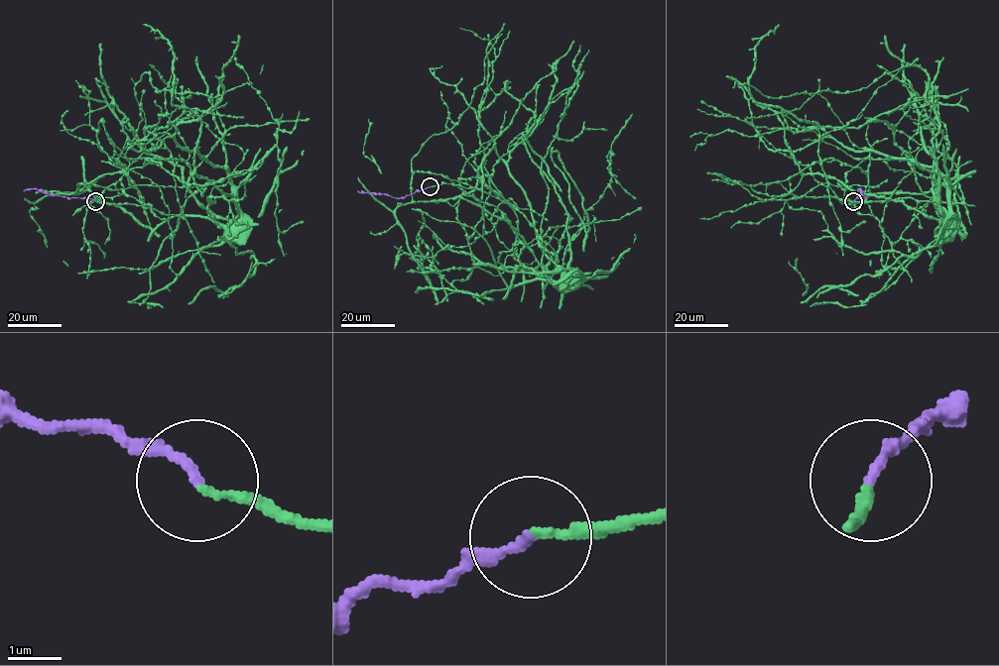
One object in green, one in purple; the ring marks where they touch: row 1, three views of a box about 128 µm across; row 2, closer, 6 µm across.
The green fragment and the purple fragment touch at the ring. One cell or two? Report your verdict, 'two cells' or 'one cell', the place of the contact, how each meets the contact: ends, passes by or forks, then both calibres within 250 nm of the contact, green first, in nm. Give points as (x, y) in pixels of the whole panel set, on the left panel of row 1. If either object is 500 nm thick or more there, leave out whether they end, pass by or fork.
one cell; at (95, 201); green ends there; purple ends there; 140 nm thick on the green side, 170 nm on the other

